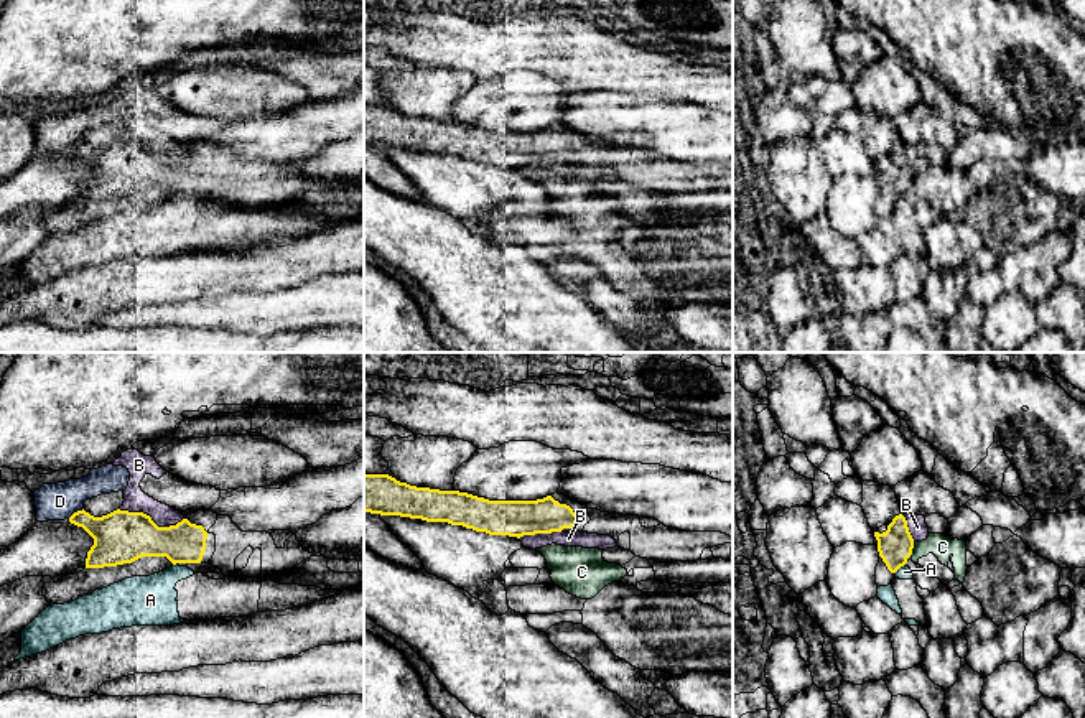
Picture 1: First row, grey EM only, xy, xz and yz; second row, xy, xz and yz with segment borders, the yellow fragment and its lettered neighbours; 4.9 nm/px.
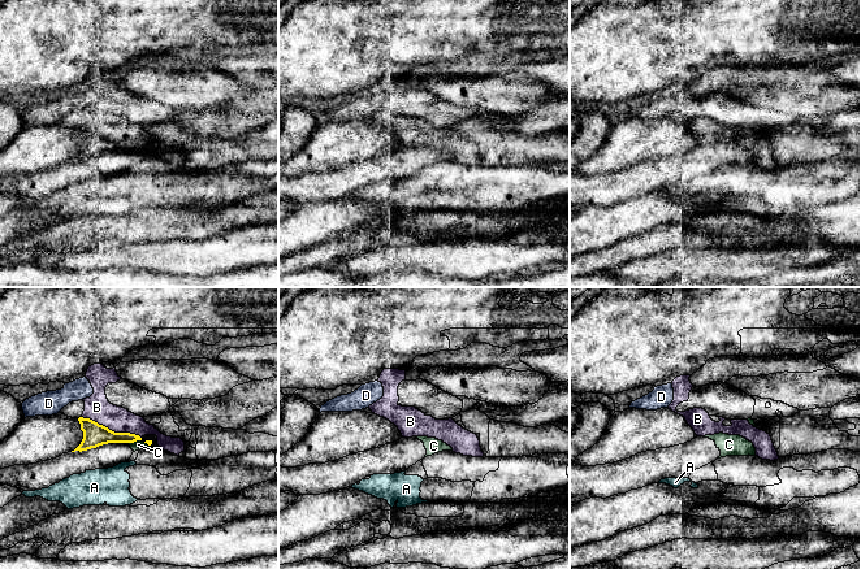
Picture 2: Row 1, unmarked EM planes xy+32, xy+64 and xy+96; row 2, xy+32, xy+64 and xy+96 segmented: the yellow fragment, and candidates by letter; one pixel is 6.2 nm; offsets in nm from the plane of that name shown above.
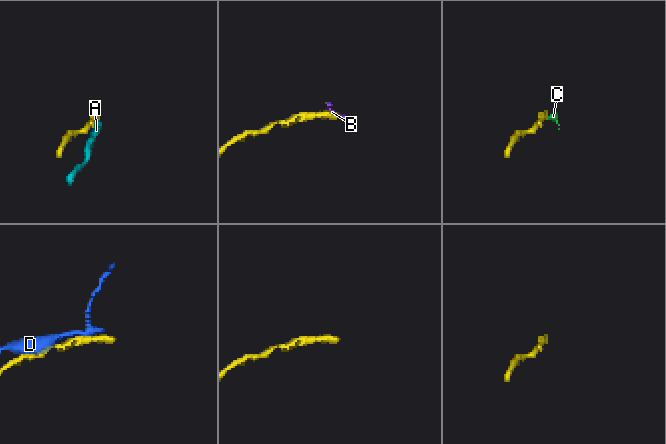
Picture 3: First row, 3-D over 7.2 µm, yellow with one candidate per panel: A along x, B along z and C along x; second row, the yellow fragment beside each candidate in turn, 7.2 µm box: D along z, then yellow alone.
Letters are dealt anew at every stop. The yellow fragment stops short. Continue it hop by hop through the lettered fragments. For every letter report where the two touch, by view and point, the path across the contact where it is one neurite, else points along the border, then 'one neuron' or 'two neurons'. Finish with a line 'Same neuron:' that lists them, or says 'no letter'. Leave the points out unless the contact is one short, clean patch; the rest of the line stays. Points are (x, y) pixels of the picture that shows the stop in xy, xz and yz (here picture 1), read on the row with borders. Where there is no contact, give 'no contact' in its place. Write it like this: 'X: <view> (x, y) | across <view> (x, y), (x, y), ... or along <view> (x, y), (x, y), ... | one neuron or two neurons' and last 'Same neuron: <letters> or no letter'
A: yz (899, 567) | two neurons
B: xy (150, 519) | two neurons
C: yz (912, 547) | along yz (914, 544), (911, 554) | two neurons
D: xy (74, 512) | two neurons
Same neuron: no letter

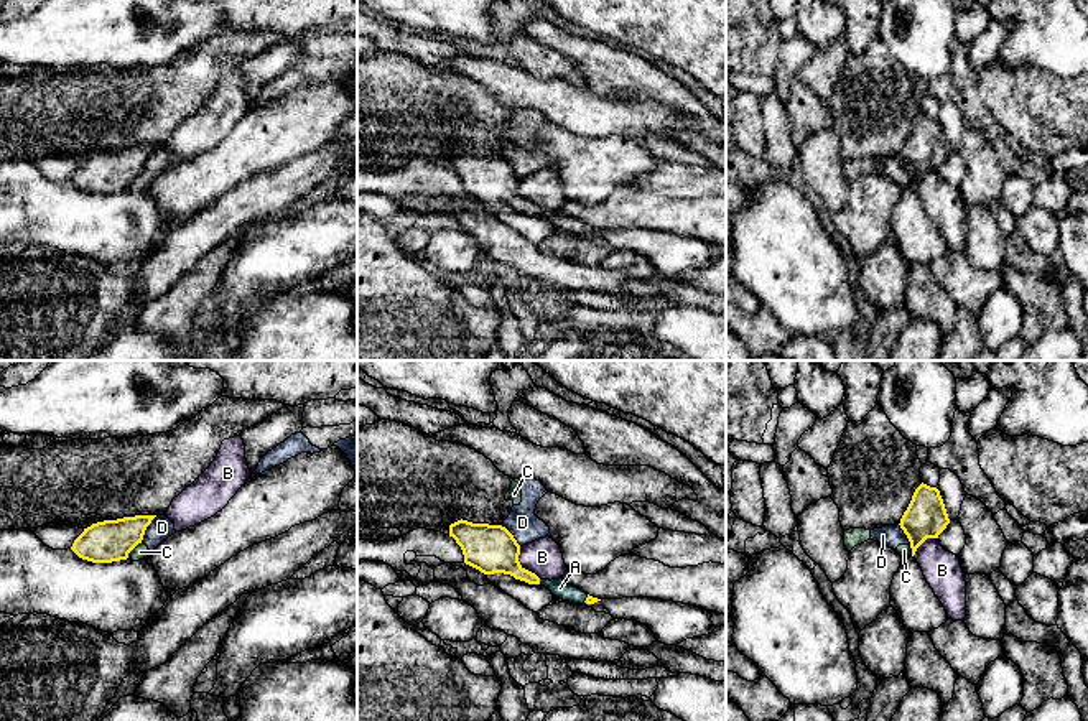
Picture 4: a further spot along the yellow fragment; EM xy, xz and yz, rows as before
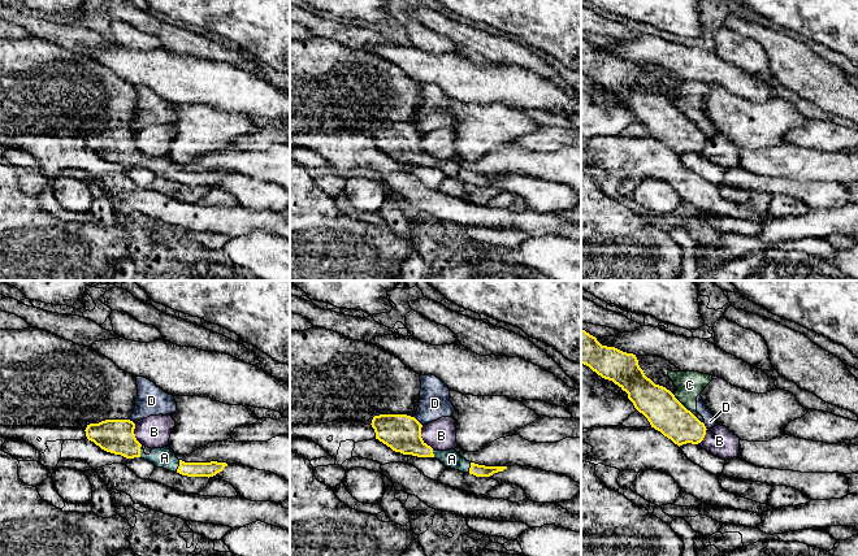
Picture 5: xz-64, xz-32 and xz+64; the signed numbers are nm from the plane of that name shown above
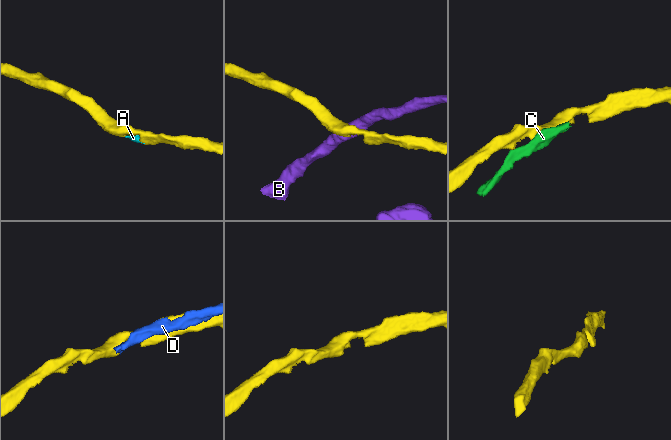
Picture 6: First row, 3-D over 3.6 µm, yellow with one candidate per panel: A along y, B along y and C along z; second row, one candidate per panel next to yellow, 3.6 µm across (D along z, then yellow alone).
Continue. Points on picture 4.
A: xz (539, 581) | across xz (497, 552), (519, 573), (539, 581), (560, 588) | one neuron
B: xz (520, 565) | two neurons
C: xy (132, 548) | two neurons
D: xy (145, 529) | along xy (155, 516), (140, 542) | two neurons
Same neuron: A

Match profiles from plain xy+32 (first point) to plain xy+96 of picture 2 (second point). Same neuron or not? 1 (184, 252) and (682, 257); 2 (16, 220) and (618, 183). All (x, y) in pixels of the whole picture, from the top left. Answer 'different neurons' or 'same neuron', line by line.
1: same neuron
2: different neurons

